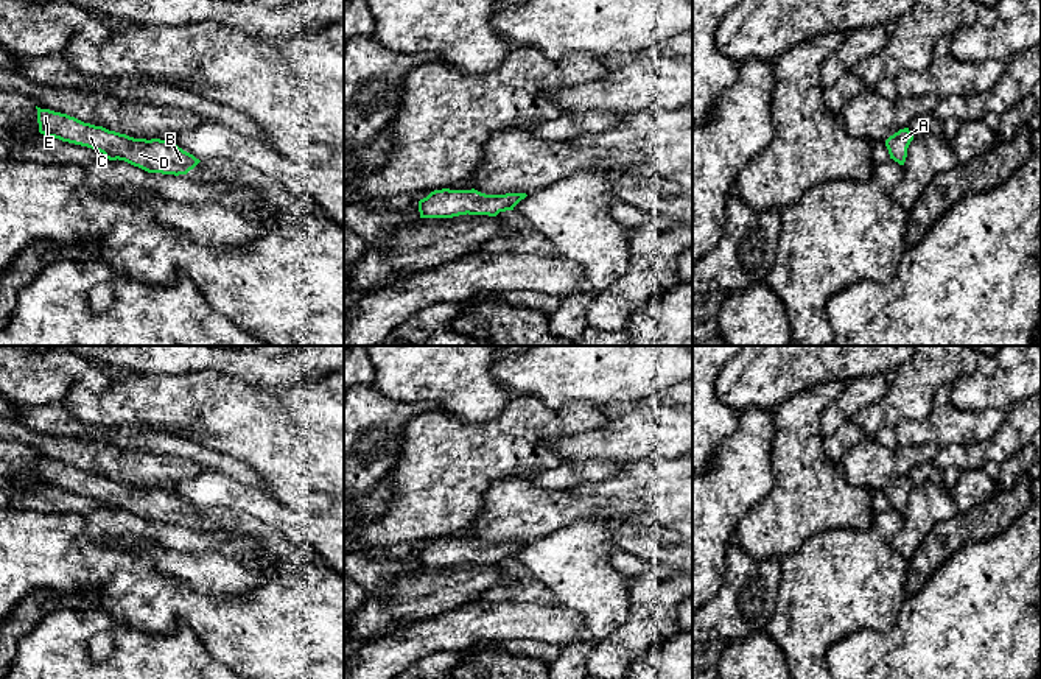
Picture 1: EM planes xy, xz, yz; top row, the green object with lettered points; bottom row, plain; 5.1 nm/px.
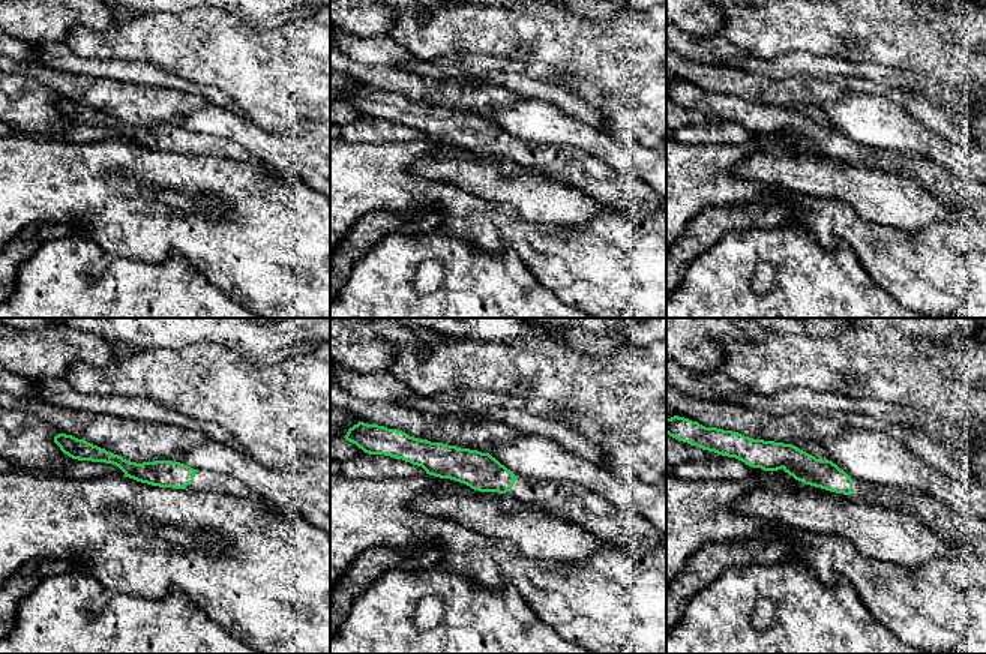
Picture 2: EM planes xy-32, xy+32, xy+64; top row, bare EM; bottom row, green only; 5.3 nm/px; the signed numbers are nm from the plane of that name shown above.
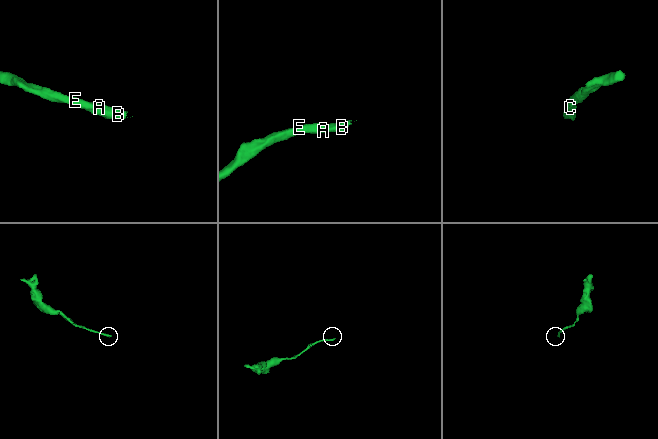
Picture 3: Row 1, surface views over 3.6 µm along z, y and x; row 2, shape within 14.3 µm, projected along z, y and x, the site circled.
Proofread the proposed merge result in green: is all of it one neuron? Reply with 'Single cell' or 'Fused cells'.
Single cell

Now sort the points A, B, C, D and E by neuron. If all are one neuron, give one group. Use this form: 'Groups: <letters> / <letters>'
Groups: A B C D E

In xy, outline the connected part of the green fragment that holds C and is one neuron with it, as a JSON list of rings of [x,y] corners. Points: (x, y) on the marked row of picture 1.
[[[37,107],[39,132],[62,142],[87,146],[109,160],[124,160],[148,173],[187,174],[201,160],[176,143],[160,139],[134,139],[67,114]]]

